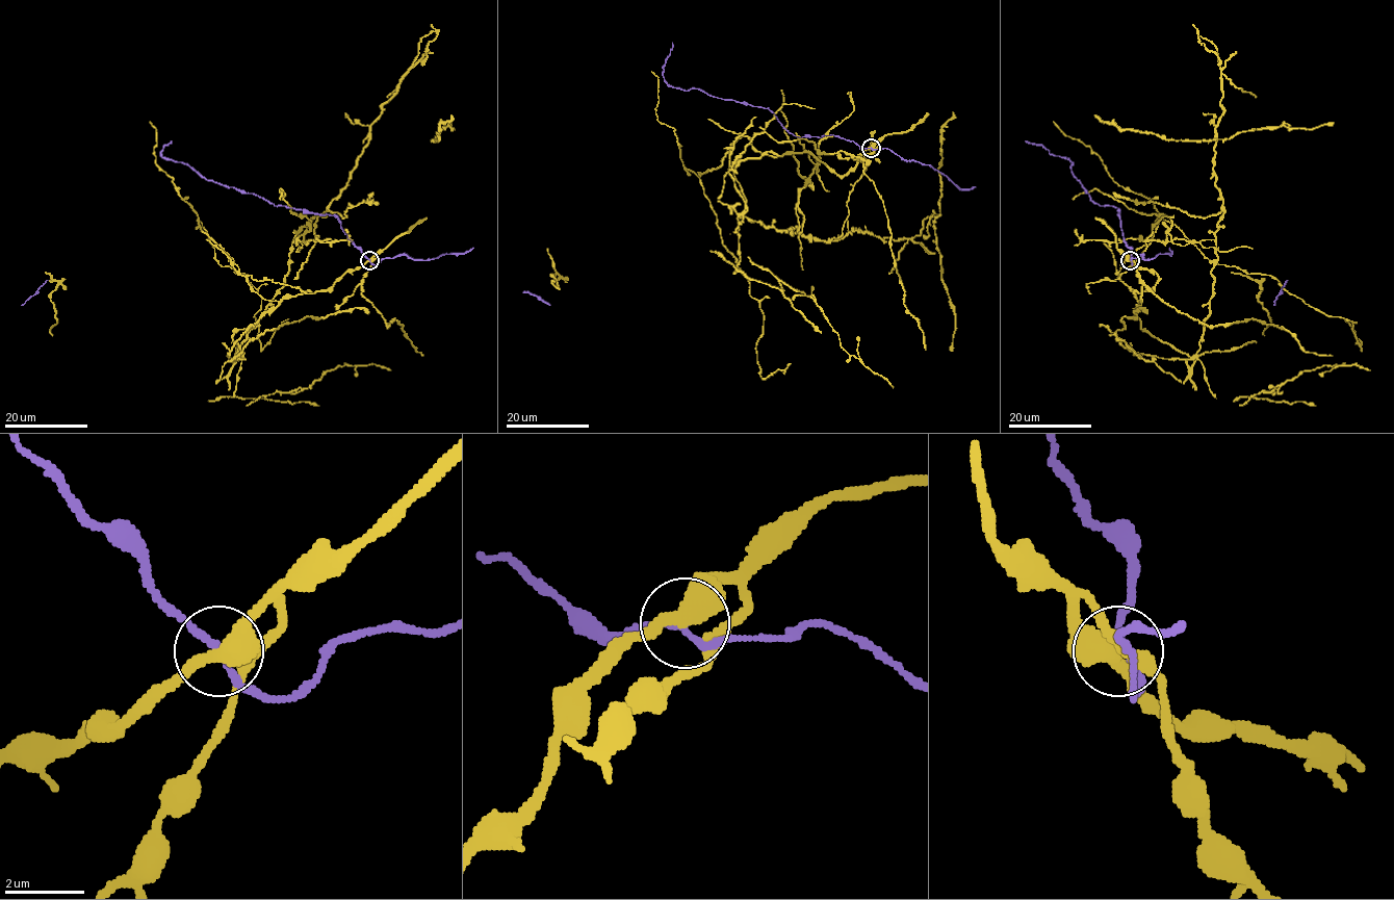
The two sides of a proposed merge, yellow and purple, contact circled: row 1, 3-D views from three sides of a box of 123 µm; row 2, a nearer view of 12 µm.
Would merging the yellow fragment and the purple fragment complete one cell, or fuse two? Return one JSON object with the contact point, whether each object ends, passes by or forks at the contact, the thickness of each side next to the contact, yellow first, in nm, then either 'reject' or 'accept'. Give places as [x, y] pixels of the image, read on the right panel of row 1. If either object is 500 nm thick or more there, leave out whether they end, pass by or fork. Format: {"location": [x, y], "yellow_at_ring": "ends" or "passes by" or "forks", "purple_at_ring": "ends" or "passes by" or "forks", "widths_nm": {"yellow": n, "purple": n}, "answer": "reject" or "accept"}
{"location": [1130, 260], "yellow_at_ring": "passes by", "purple_at_ring": "passes by", "widths_nm": {"yellow": 420, "purple": 150}, "answer": "reject"}

